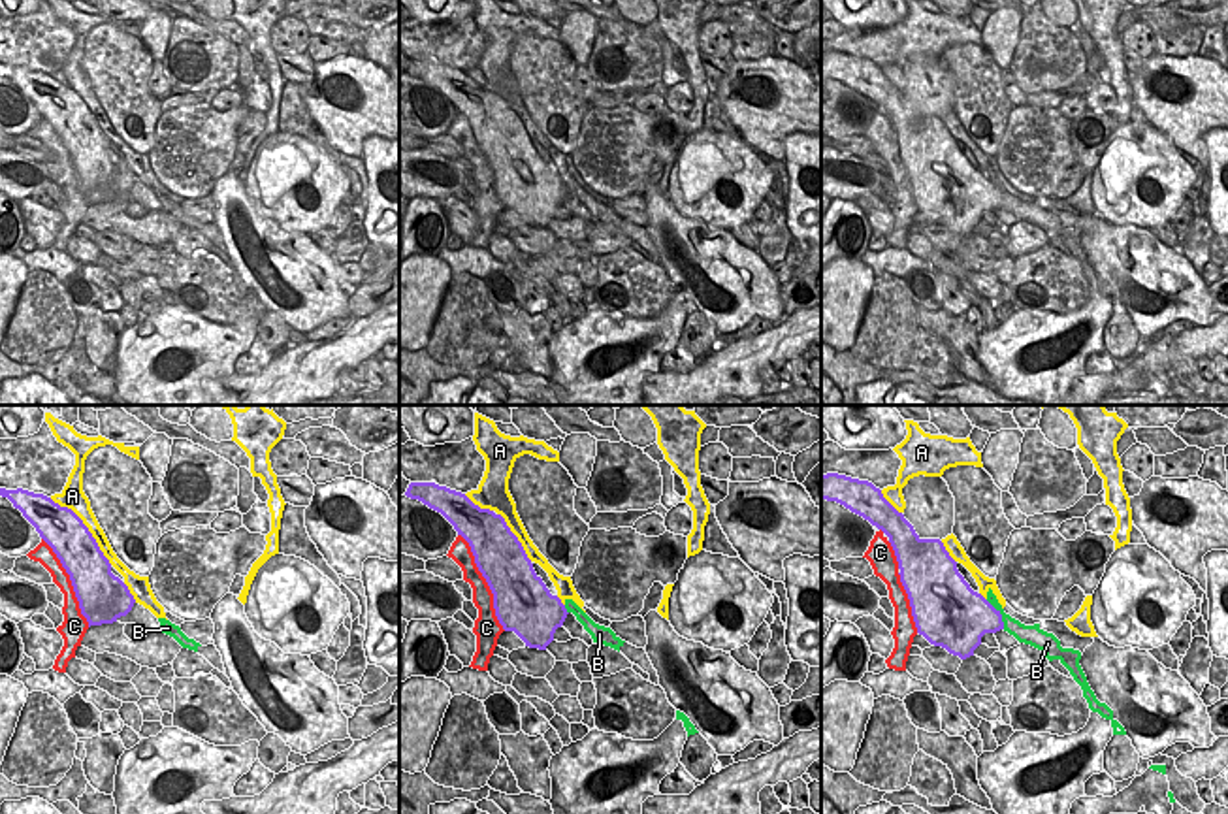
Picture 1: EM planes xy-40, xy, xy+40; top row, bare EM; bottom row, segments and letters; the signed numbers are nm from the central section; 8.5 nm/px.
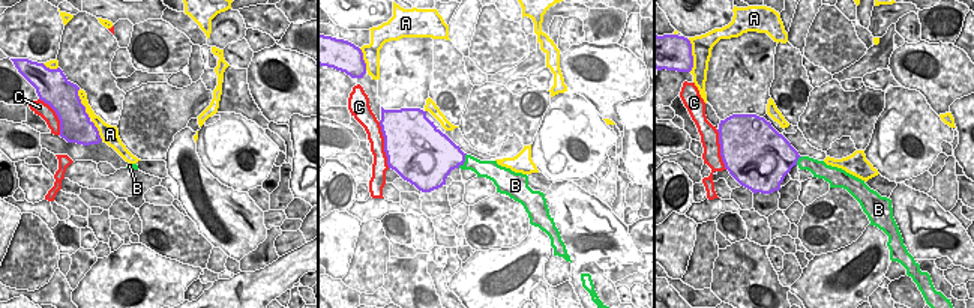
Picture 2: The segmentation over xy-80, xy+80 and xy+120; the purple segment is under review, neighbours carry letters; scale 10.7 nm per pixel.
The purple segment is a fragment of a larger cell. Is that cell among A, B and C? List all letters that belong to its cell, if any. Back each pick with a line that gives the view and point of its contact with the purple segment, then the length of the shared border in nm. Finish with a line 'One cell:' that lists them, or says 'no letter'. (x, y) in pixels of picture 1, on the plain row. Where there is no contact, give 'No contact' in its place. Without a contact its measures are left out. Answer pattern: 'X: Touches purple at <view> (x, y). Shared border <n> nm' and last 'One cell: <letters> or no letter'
B: Touches purple at xy+40 (1001, 193). Shared border 300 nm
One cell: B.

